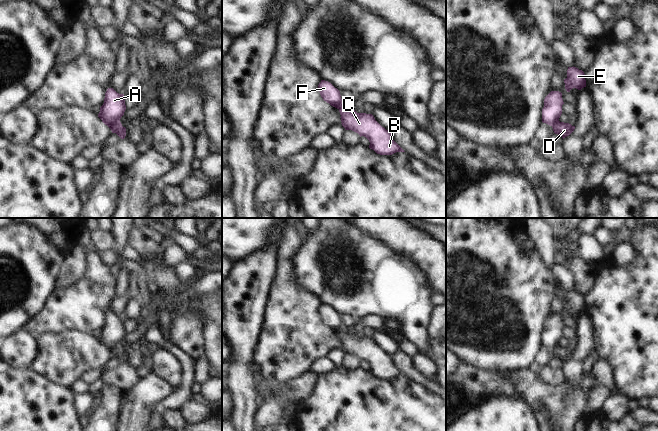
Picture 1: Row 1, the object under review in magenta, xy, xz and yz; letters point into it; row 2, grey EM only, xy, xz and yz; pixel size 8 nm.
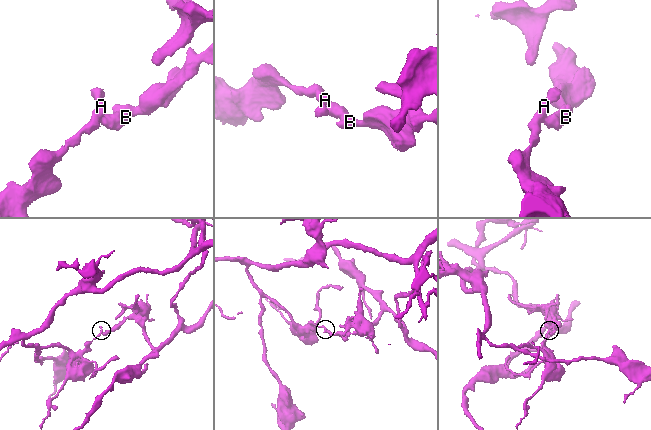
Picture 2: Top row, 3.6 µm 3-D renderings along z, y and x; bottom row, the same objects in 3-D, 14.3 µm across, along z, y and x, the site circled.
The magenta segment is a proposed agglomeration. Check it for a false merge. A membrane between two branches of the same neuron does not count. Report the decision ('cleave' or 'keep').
cleave

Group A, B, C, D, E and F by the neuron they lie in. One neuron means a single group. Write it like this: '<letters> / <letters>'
A E F / B C D

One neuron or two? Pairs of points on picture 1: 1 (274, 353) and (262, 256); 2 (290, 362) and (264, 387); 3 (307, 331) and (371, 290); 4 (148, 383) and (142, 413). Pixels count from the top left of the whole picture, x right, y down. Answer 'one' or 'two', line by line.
1: two
2: two
3: two
4: one

